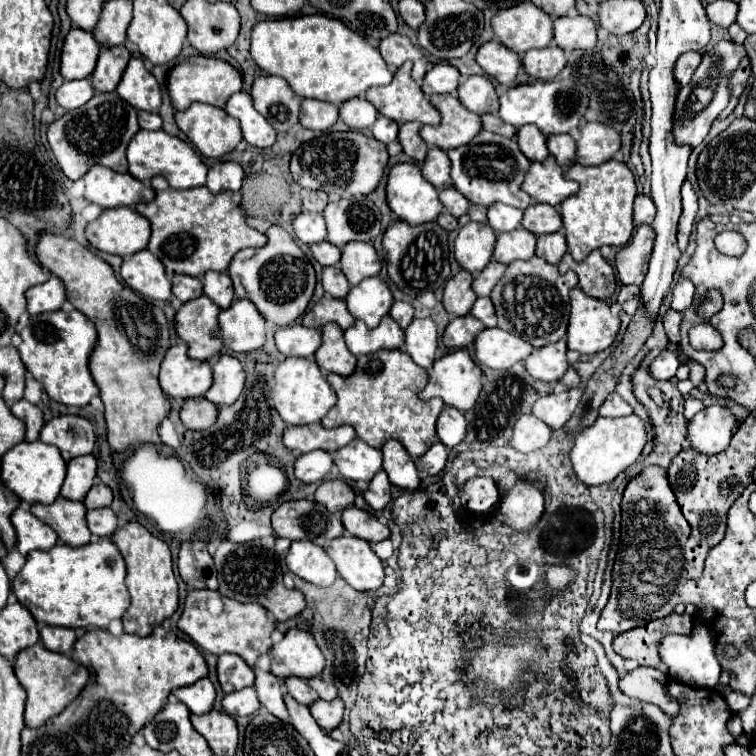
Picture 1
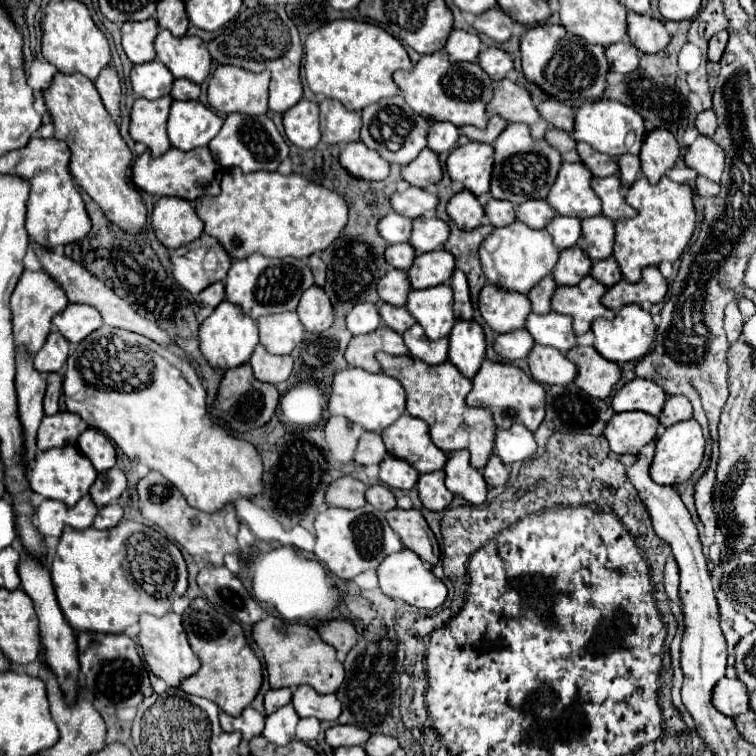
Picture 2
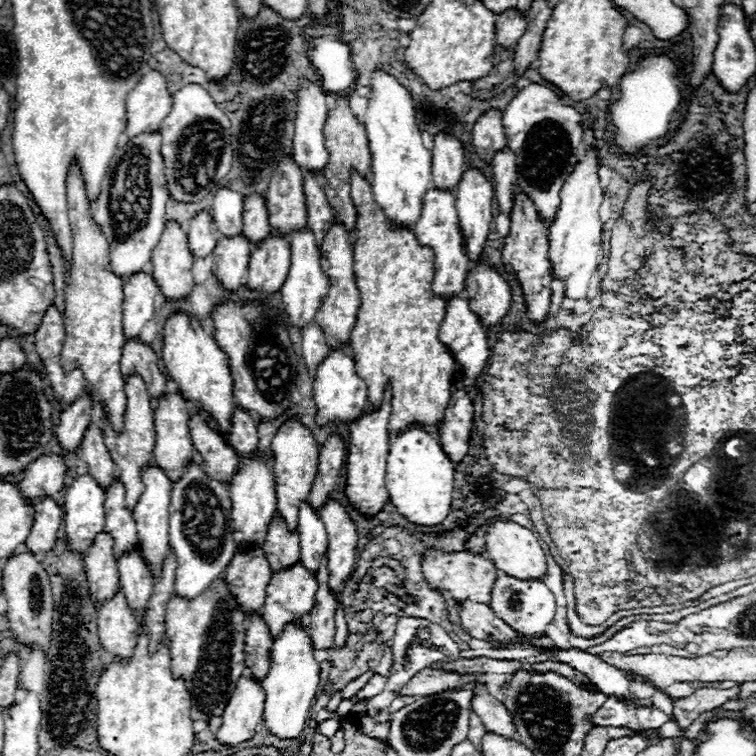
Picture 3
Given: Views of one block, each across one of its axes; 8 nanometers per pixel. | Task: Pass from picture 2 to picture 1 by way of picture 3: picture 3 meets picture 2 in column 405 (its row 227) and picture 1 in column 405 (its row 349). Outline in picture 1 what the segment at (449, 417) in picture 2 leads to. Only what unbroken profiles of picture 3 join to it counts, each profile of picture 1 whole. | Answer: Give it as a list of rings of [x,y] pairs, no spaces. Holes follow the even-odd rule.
[[[378,350],[358,356],[358,364],[352,376],[328,374],[328,384],[336,390],[338,402],[322,420],[324,426],[336,428],[350,424],[356,428],[356,436],[366,444],[380,448],[386,440],[394,438],[404,444],[412,458],[428,452],[436,442],[436,418],[444,408],[442,400],[420,400],[418,394],[426,386],[428,372],[418,368],[404,350]]]

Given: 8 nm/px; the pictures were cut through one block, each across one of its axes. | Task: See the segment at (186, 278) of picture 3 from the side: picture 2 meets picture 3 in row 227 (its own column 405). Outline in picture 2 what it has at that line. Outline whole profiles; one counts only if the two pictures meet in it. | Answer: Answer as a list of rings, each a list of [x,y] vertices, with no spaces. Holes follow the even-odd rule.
[[[424,148],[410,164],[402,168],[402,178],[418,188],[438,184],[442,180],[442,166],[438,154],[434,154],[430,148]]]

